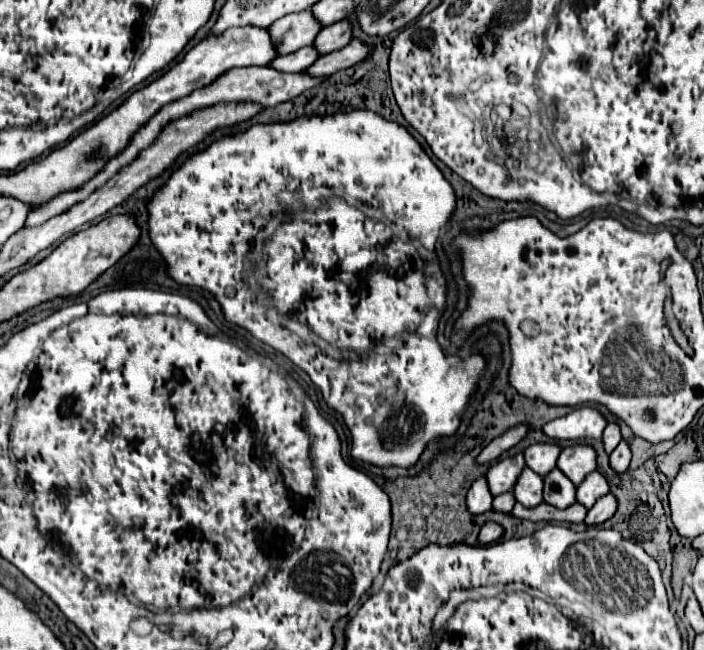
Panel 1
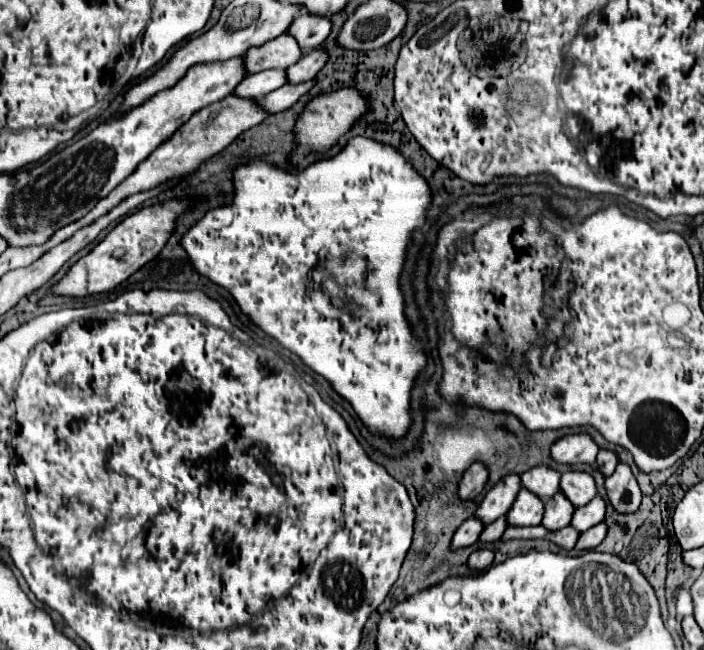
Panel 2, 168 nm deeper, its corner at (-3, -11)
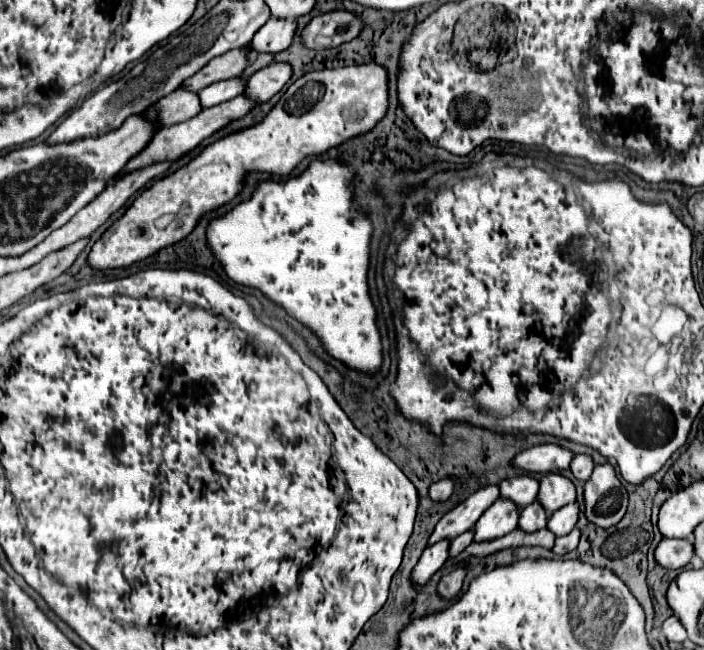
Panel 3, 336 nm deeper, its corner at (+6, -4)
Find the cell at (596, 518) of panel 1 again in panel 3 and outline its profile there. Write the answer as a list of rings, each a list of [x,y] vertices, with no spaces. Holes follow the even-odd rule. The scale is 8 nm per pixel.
[[[573,528],[573,532],[571,532],[571,534],[561,536],[561,538],[557,538],[557,540],[555,540],[553,552],[555,552],[555,554],[559,554],[559,556],[563,556],[563,554],[567,554],[567,552],[575,550],[575,548],[577,548],[577,544],[579,544],[579,538],[581,538],[579,528]]]

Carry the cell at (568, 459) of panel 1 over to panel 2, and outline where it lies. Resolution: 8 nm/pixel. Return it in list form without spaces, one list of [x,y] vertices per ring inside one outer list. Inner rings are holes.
[[[566,471],[560,479],[560,491],[574,505],[574,509],[590,503],[596,497],[594,479],[582,471]]]

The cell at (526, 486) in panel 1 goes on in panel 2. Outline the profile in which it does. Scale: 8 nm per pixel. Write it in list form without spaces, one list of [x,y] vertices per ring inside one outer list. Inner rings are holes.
[[[520,489],[512,509],[506,513],[508,527],[534,527],[540,525],[544,511],[544,503],[536,499],[536,495],[528,495],[528,491]]]

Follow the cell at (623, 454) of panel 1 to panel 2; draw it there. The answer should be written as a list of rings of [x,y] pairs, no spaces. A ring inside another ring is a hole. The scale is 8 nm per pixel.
[[[626,463],[616,465],[616,471],[610,477],[606,477],[604,487],[606,487],[608,499],[616,513],[630,515],[630,513],[638,511],[642,493],[640,493],[638,483]]]

